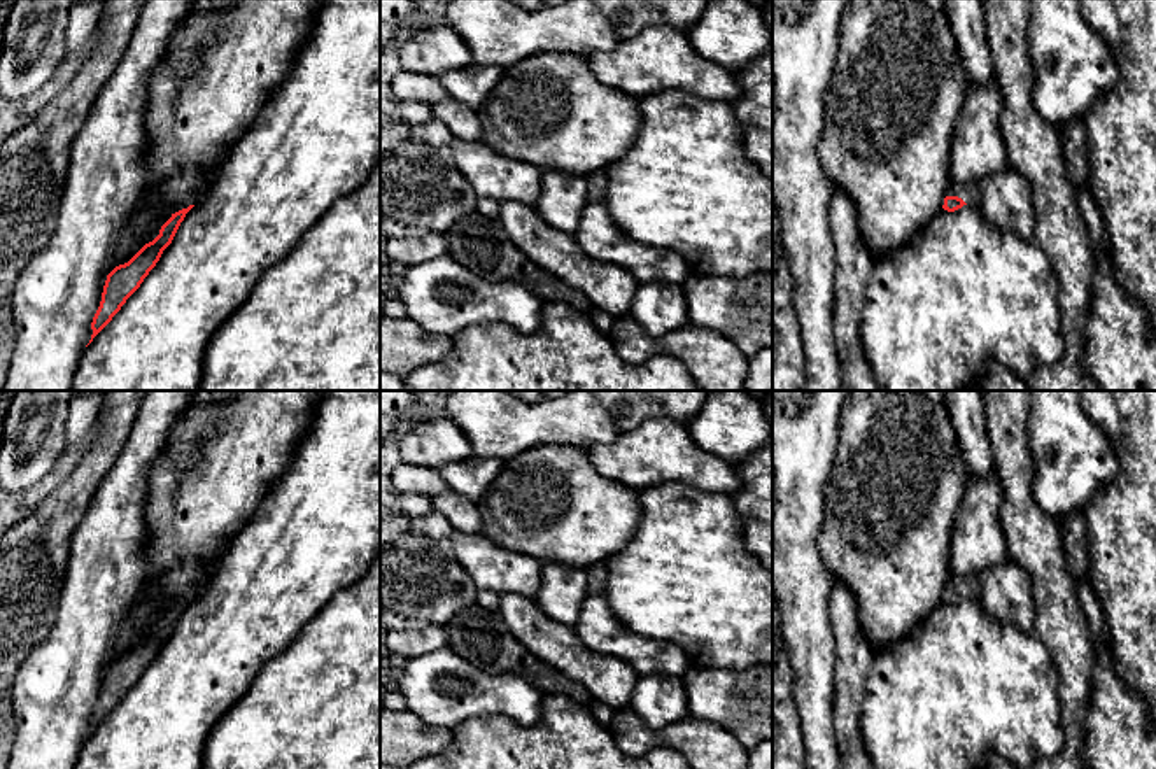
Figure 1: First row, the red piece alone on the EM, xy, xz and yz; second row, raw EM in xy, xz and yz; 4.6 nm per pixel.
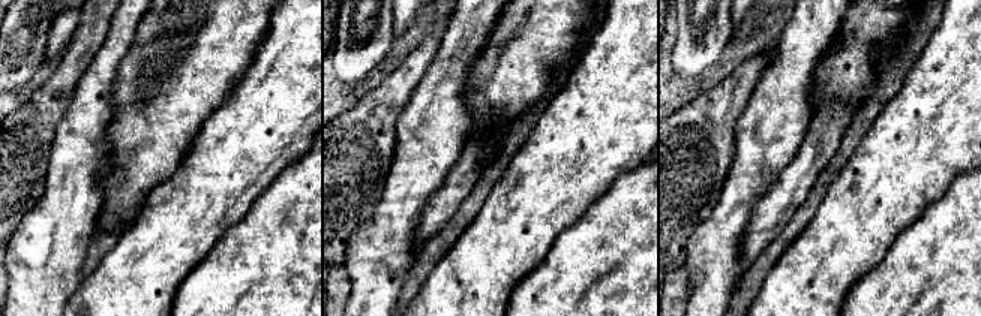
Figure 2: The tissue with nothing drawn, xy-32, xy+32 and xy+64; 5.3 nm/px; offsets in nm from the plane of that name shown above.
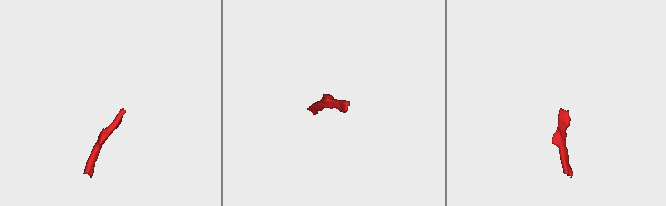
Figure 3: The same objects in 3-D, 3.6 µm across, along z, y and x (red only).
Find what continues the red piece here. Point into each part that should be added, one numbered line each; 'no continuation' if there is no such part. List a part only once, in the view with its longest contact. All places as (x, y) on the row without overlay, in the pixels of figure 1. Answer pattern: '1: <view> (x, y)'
1: yz (969, 585)

